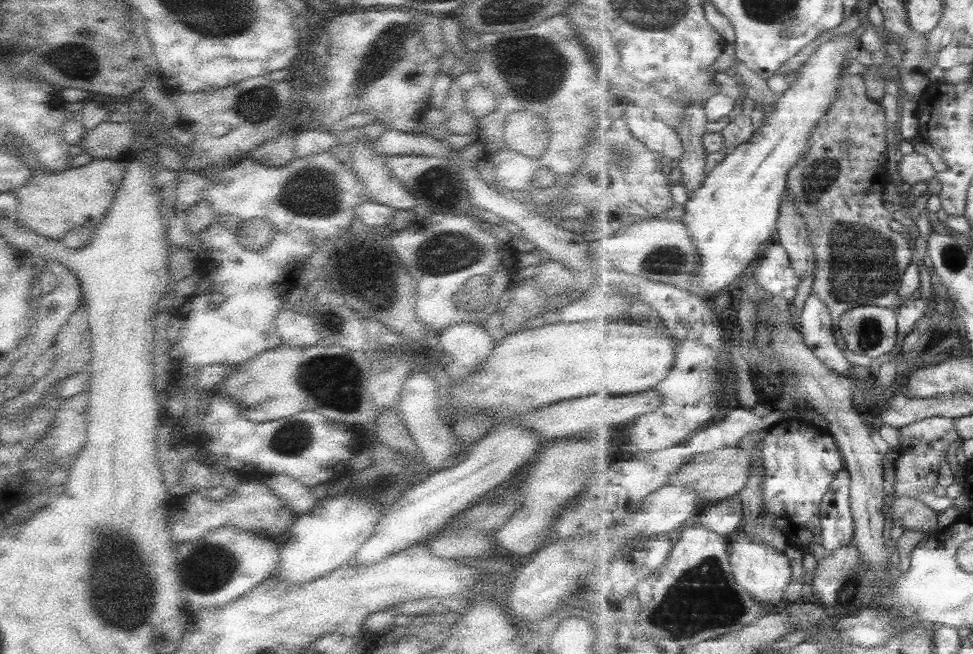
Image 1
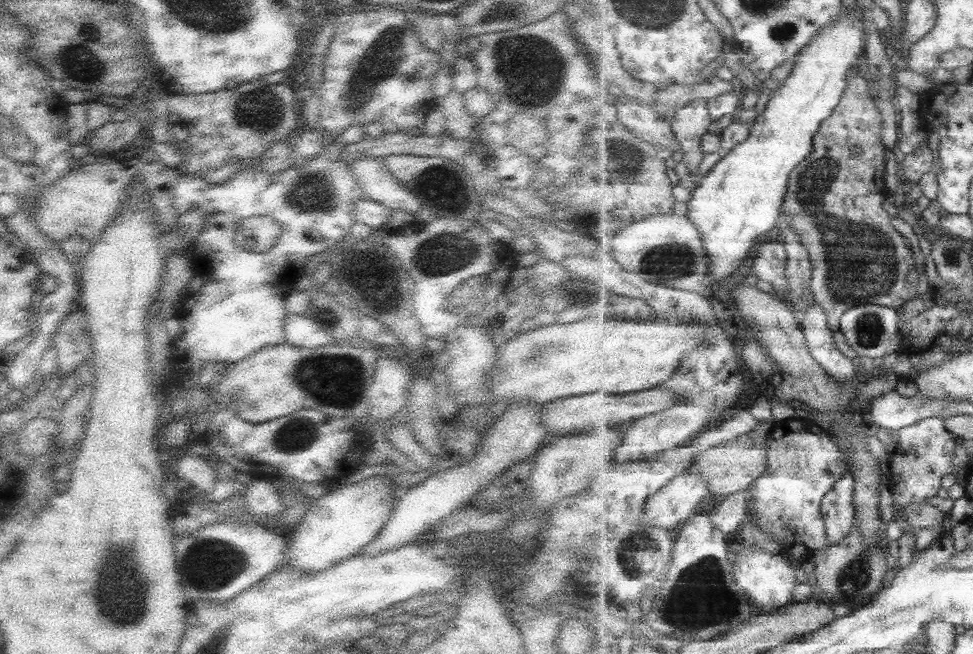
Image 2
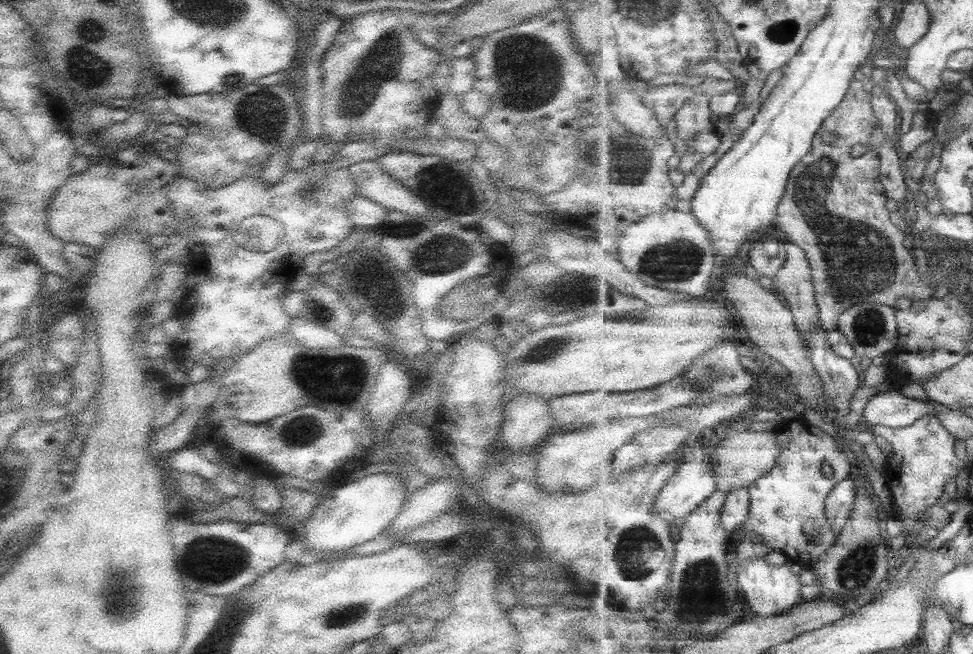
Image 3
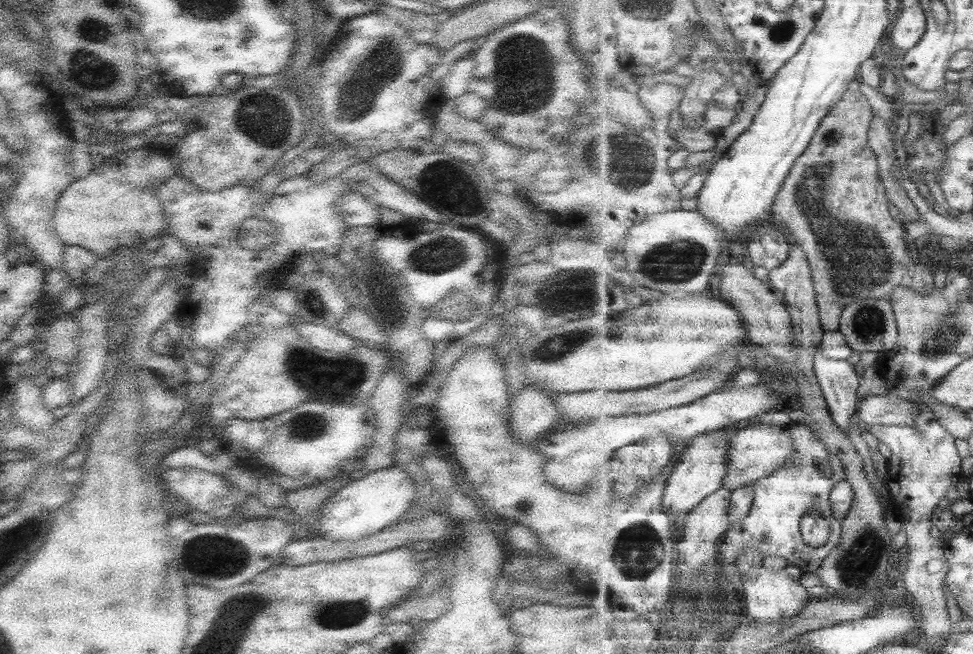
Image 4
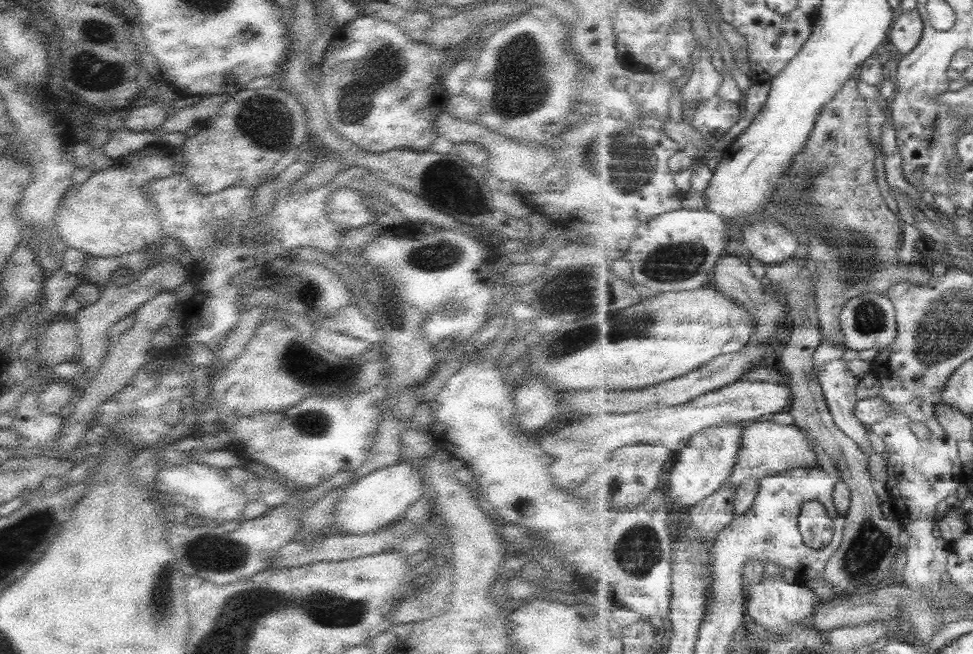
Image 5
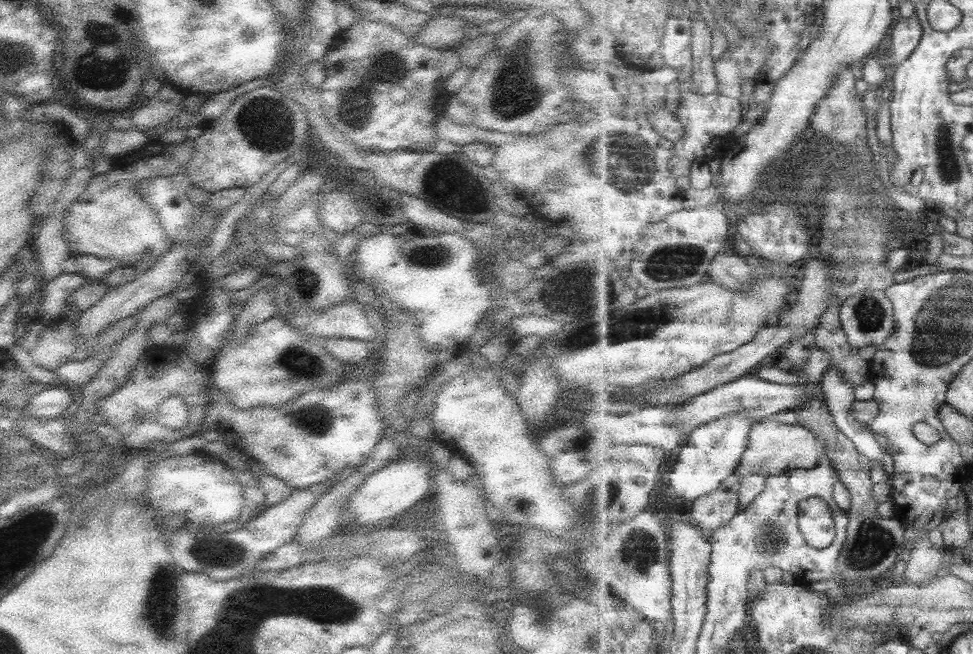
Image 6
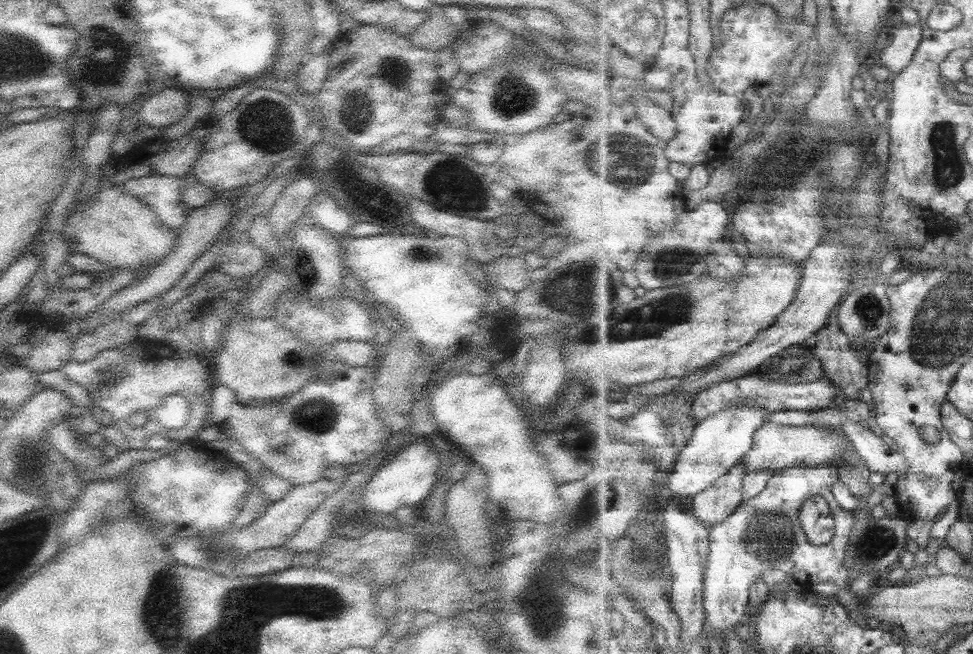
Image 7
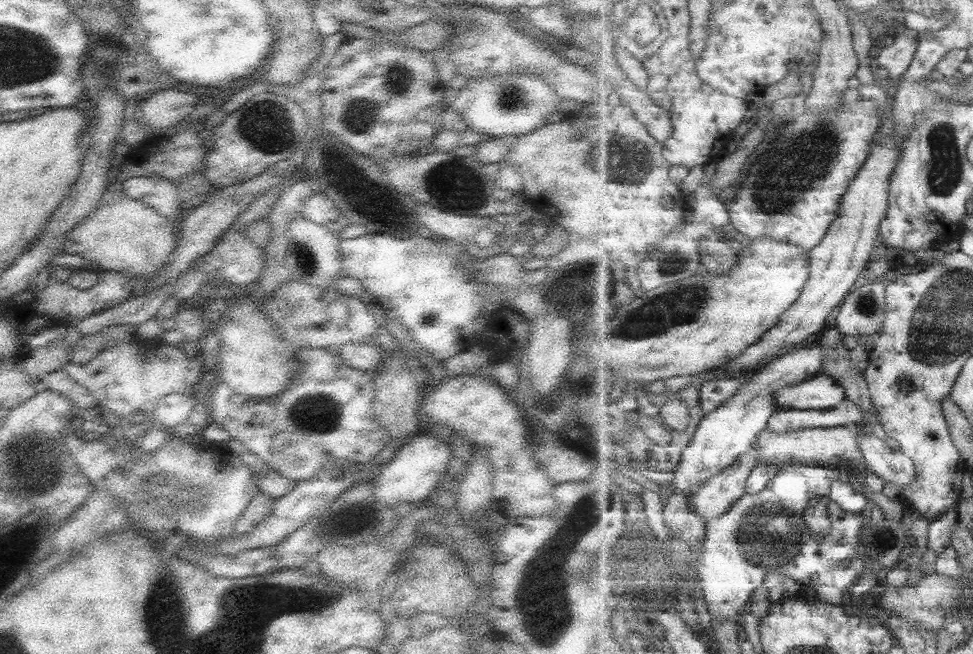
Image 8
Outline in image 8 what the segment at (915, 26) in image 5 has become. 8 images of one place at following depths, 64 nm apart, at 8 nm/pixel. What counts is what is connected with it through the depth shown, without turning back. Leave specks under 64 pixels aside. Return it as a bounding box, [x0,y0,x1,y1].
[876,28,922,80]

